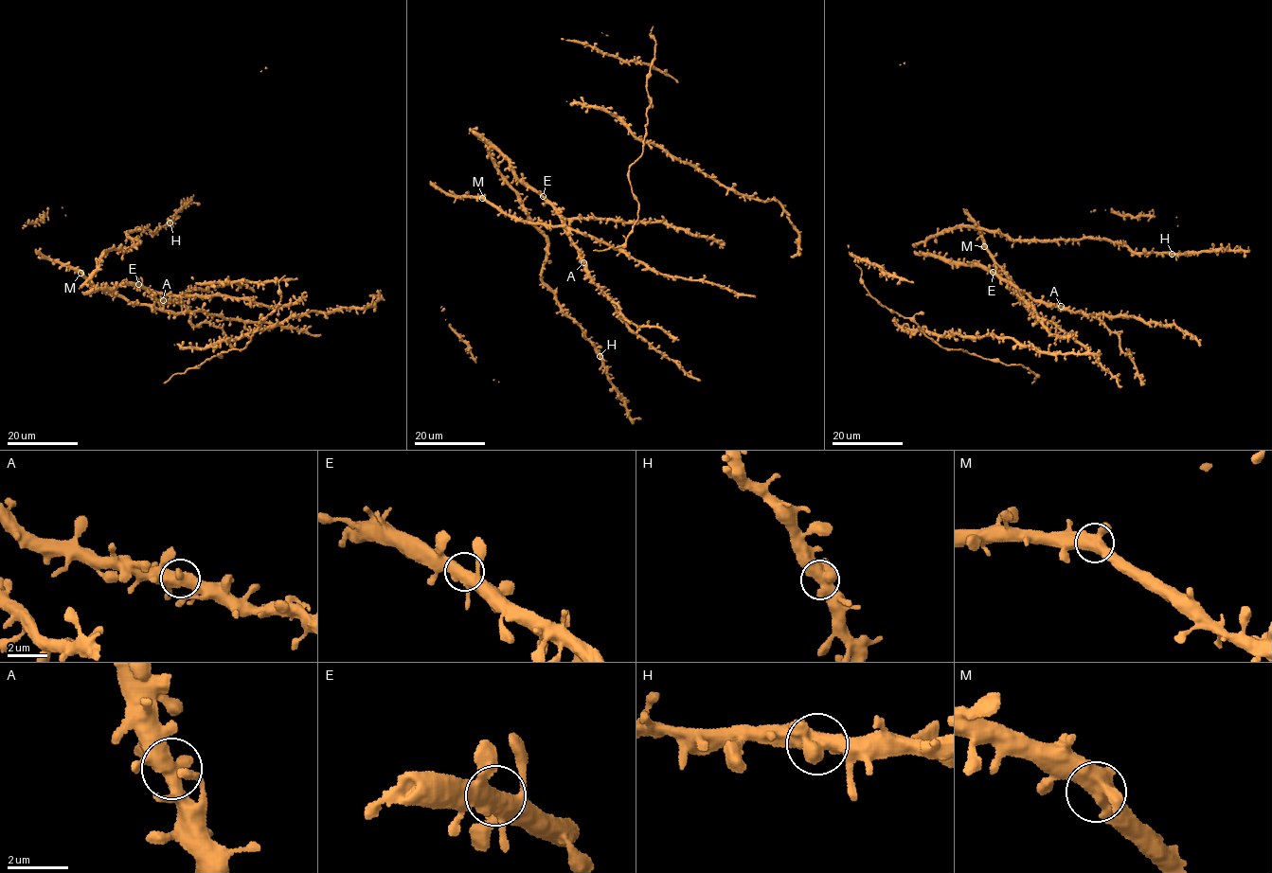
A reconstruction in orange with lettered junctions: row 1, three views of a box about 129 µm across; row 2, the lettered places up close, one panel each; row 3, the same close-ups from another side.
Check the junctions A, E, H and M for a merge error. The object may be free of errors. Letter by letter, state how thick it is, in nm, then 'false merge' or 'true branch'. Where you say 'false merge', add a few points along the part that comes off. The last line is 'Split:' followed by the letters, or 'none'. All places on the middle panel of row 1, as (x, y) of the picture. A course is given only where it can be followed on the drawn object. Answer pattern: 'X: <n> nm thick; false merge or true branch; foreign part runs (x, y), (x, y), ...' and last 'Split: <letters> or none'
A: 480 nm thick; true branch
E: 480 nm thick; true branch
H: 500 nm thick; true branch
M: 500 nm thick; true branch
Split: none

